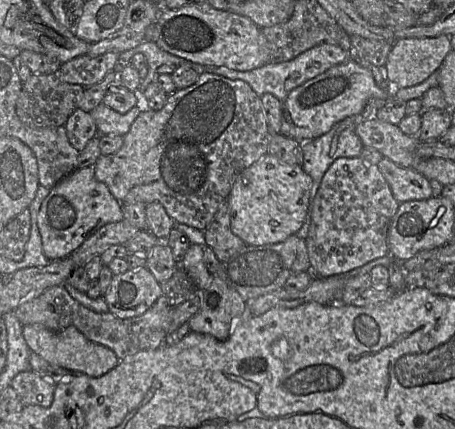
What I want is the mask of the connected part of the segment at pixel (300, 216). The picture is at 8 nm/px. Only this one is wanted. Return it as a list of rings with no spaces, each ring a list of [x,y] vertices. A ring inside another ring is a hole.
[[[266,154],[244,170],[228,197],[231,231],[247,245],[283,242],[302,227],[309,205],[312,178],[302,166],[289,165]]]

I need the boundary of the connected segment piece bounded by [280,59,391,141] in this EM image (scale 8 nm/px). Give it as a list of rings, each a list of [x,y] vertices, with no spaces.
[[[349,59],[348,61],[335,65],[325,72],[319,74],[318,76],[314,77],[313,79],[310,79],[303,83],[302,85],[296,87],[293,89],[286,99],[282,102],[283,105],[283,116],[282,116],[282,124],[281,124],[281,131],[280,134],[293,138],[297,141],[307,141],[307,140],[314,140],[323,134],[327,133],[336,123],[344,120],[347,117],[360,114],[364,111],[365,107],[371,102],[372,100],[381,100],[381,101],[388,101],[388,99],[391,98],[391,94],[389,92],[389,83],[388,88],[381,88],[375,81],[373,74],[370,69],[365,68],[361,66],[358,62],[356,62],[353,59]]]

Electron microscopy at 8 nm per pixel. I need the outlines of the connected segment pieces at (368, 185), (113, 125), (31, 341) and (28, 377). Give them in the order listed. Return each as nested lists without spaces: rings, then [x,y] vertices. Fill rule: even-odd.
[[[359,157],[336,159],[325,172],[313,205],[305,239],[315,277],[330,277],[387,256],[388,229],[399,207],[378,166]]]
[[[102,103],[93,109],[90,115],[96,124],[100,136],[125,136],[141,112],[140,108],[135,106],[126,114],[120,114]]]
[[[40,325],[23,326],[23,337],[29,348],[48,363],[72,372],[100,377],[115,368],[120,359],[106,346],[87,339],[75,326],[53,331]]]
[[[32,370],[18,373],[11,381],[11,387],[15,389],[24,406],[49,407],[54,399],[56,384]]]

